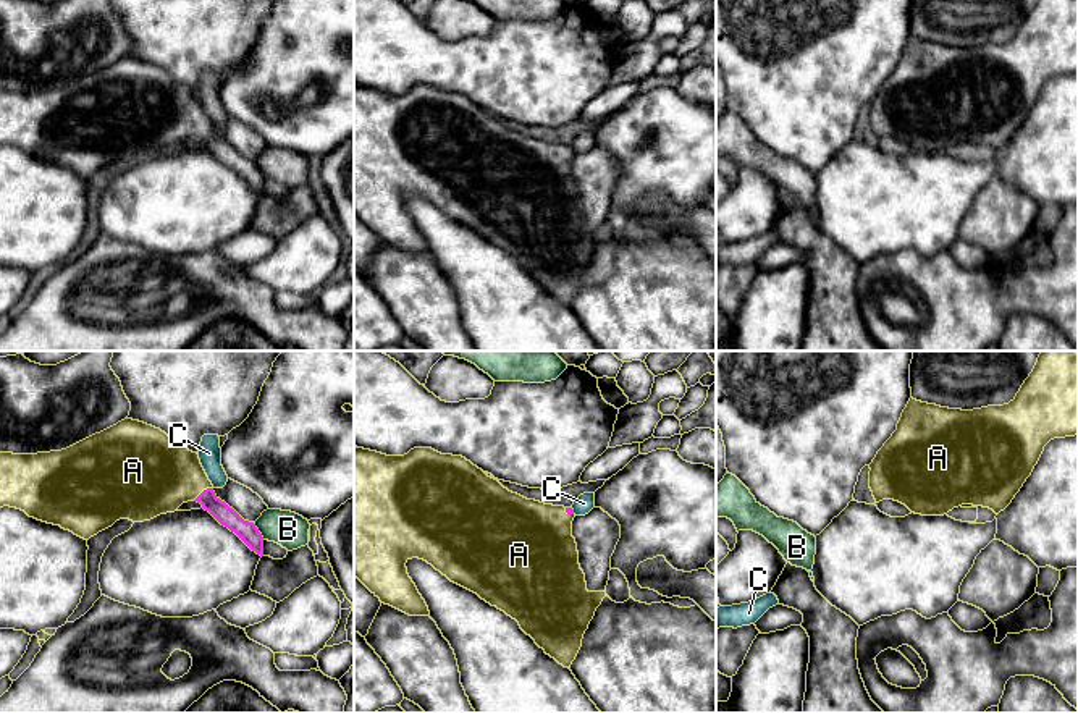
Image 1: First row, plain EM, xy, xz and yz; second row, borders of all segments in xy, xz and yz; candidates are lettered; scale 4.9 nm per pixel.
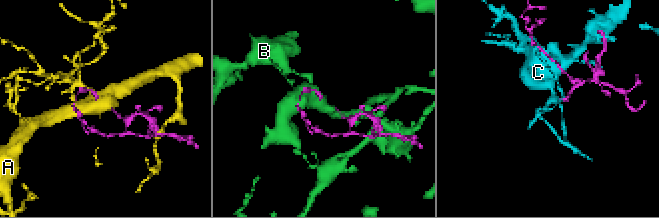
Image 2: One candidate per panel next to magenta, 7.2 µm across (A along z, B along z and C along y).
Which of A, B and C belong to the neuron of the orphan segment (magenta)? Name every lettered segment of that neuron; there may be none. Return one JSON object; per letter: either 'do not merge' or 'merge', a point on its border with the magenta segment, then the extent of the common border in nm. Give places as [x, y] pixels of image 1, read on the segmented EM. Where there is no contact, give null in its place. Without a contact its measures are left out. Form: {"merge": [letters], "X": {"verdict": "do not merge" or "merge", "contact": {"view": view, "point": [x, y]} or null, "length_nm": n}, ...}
{"merge": ["A"], "A": {"verdict": "merge", "contact": {"view": "xy", "point": [202, 492]}, "length_nm": 120}, "B": {"verdict": "do not merge", "contact": {"view": "xy", "point": [257, 531]}, "length_nm": 110}, "C": {"verdict": "do not merge", "contact": {"view": "xz", "point": [572, 510]}, "length_nm": 40}}

